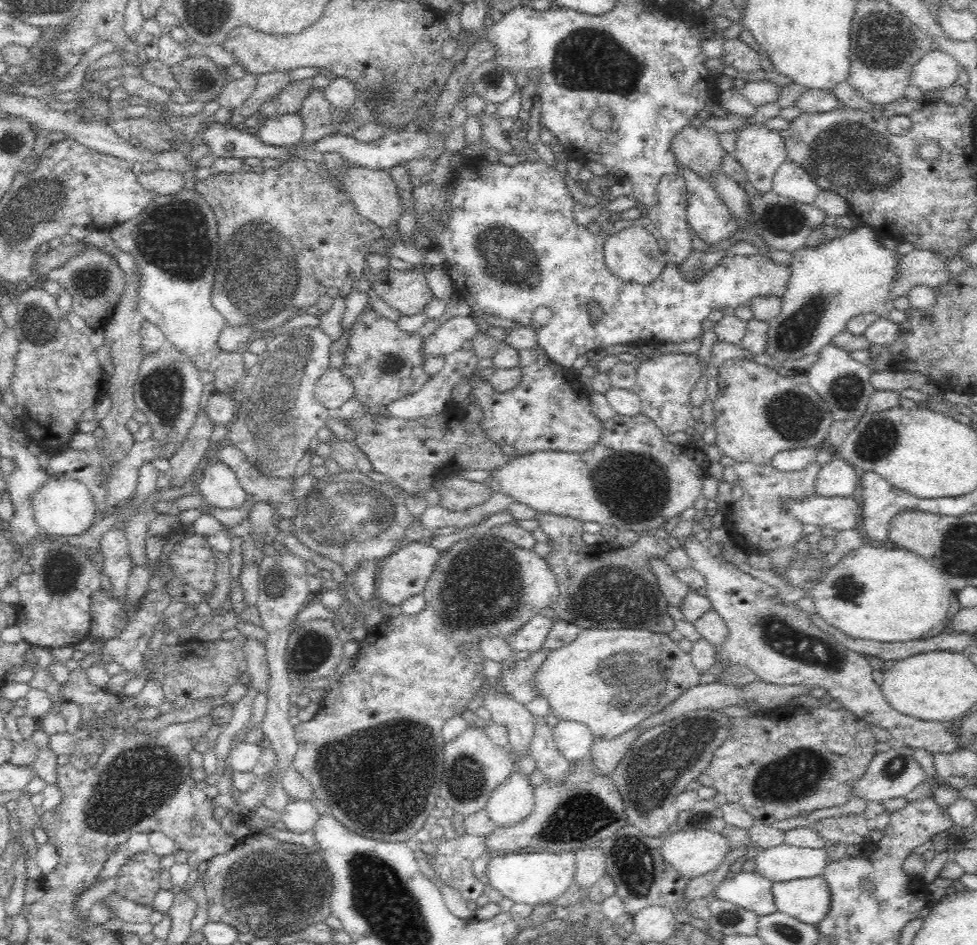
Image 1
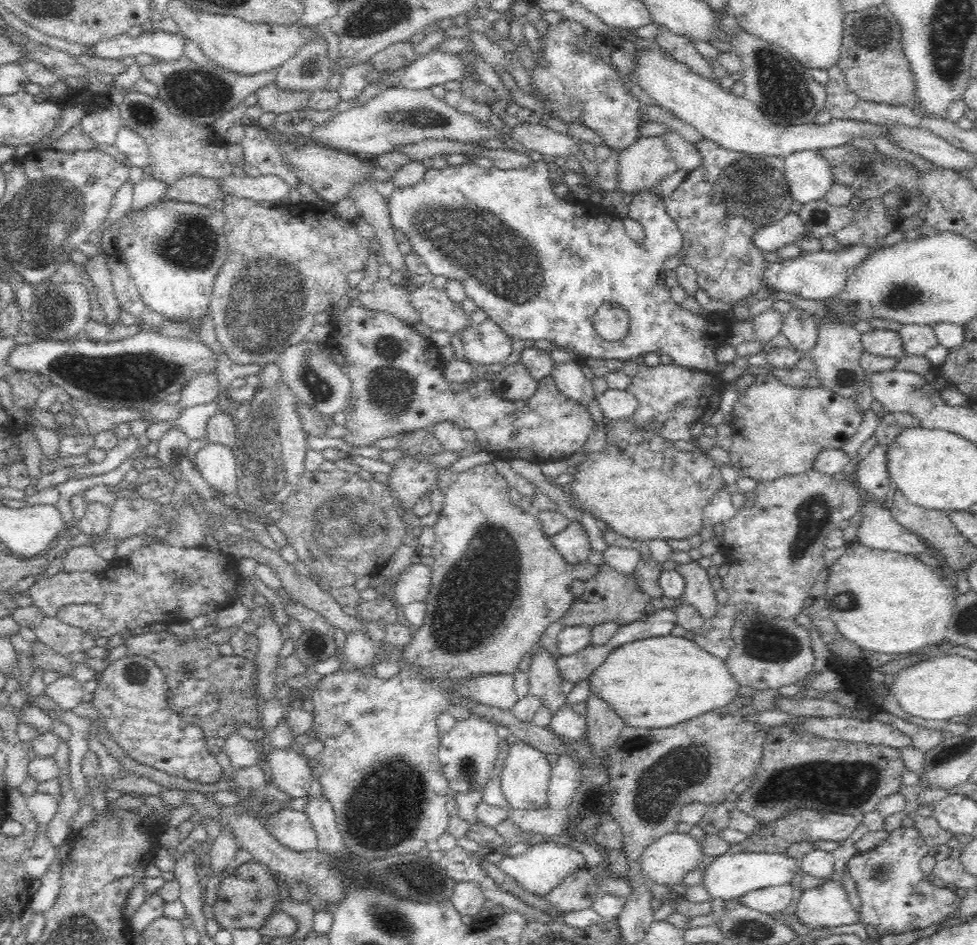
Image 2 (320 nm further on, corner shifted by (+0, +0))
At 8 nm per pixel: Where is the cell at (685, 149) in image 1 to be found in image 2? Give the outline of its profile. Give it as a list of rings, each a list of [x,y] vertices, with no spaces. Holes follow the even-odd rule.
[[[660,136],[644,137],[619,154],[617,188],[632,197],[653,191],[676,170],[669,148]]]

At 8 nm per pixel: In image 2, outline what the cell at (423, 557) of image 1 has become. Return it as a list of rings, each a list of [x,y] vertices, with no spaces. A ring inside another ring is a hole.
[[[415,559],[401,575],[391,592],[398,608],[412,603],[425,603],[431,589],[431,568]]]

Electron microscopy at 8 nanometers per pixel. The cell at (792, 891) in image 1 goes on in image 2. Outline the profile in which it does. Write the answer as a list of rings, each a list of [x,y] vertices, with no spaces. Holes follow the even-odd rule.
[[[836,879],[804,892],[795,914],[808,927],[836,928],[861,923],[860,909],[850,903],[846,889]]]

